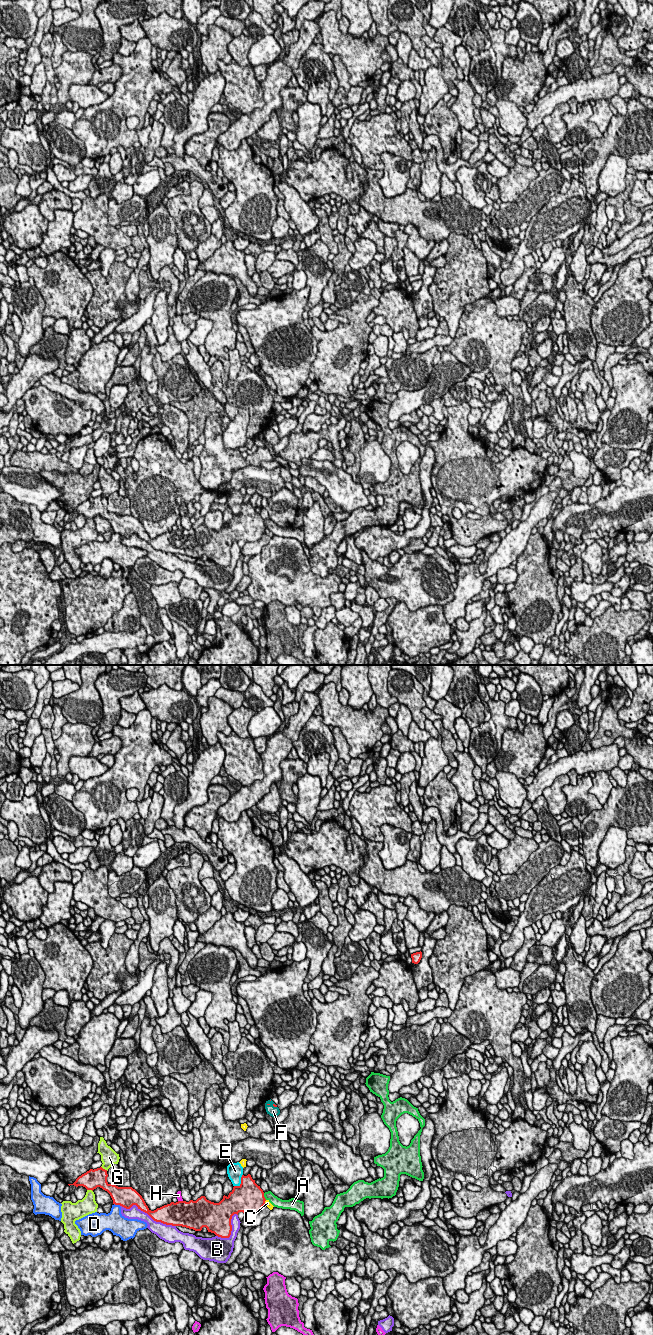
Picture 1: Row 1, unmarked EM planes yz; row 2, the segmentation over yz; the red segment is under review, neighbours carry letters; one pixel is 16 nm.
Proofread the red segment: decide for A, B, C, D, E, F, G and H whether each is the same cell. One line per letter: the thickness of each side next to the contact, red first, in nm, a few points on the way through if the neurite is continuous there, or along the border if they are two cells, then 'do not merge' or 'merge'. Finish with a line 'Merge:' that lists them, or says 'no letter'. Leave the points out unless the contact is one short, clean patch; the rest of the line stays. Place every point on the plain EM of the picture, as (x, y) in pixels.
A: calibres 480 and 160 nm; border yz (263, 521), (266, 527); do not merge
B: calibres 260 and 190 nm; do not merge
C: calibres 480 and 90 nm; do not merge
D: calibres 320 and 280 nm; do not merge
E: calibres 440 and 260 nm; do not merge
F: calibres 50 and 160 nm; way yz (274, 433), (275, 433), (273, 439); merge
G: calibres 300 and 280 nm; do not merge
H: calibres 420 and 90 nm; do not merge
Merge: F

